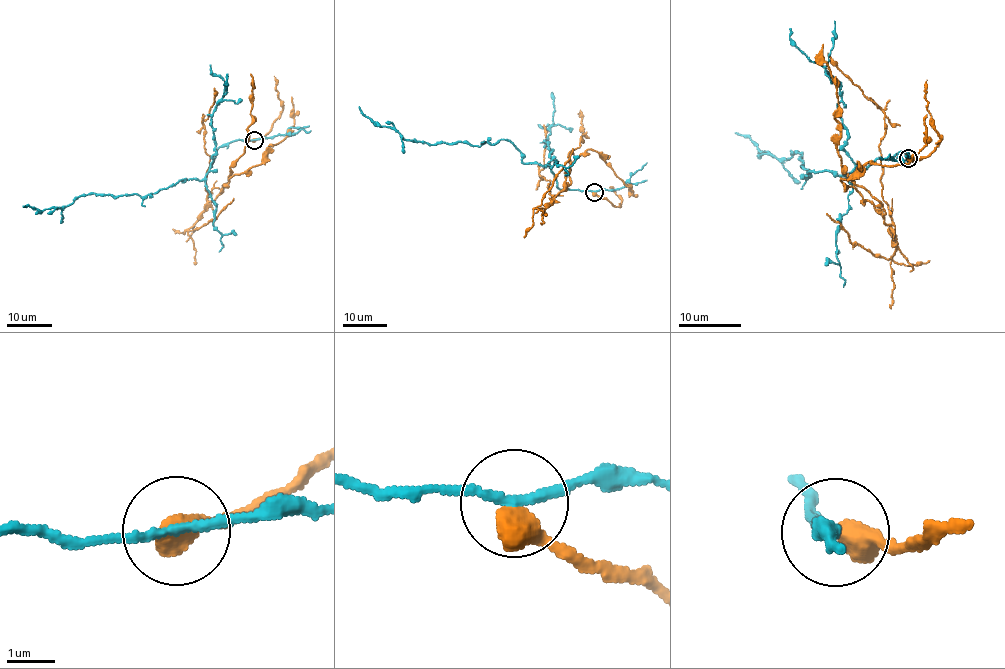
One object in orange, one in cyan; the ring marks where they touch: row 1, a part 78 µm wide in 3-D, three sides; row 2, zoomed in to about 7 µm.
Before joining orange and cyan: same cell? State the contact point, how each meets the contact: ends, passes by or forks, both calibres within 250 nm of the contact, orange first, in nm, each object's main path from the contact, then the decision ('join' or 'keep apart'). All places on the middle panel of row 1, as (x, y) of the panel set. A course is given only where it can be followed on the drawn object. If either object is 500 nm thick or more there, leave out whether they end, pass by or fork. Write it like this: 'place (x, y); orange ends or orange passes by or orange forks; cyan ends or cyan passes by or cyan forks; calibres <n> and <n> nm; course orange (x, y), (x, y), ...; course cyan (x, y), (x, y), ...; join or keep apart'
place (594, 192); calibres 600 and 180 nm; course orange (594, 192), (617, 207), (632, 191), (591, 149), (574, 161), (553, 198), (550, 181), (539, 172), (543, 124); course cyan (594, 192), (560, 189), (550, 166), (523, 163), (509, 140), (480, 146), (414, 142), (377, 125), (359, 106); keep apart

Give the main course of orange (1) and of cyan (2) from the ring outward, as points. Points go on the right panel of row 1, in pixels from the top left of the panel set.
1: (909, 157), (940, 136), (933, 129), (909, 163), (868, 162), (841, 181), (891, 224), (884, 112), (827, 53)
2: (909, 157), (876, 158), (851, 182), (829, 171), (806, 175), (802, 153), (775, 158), (734, 132)

